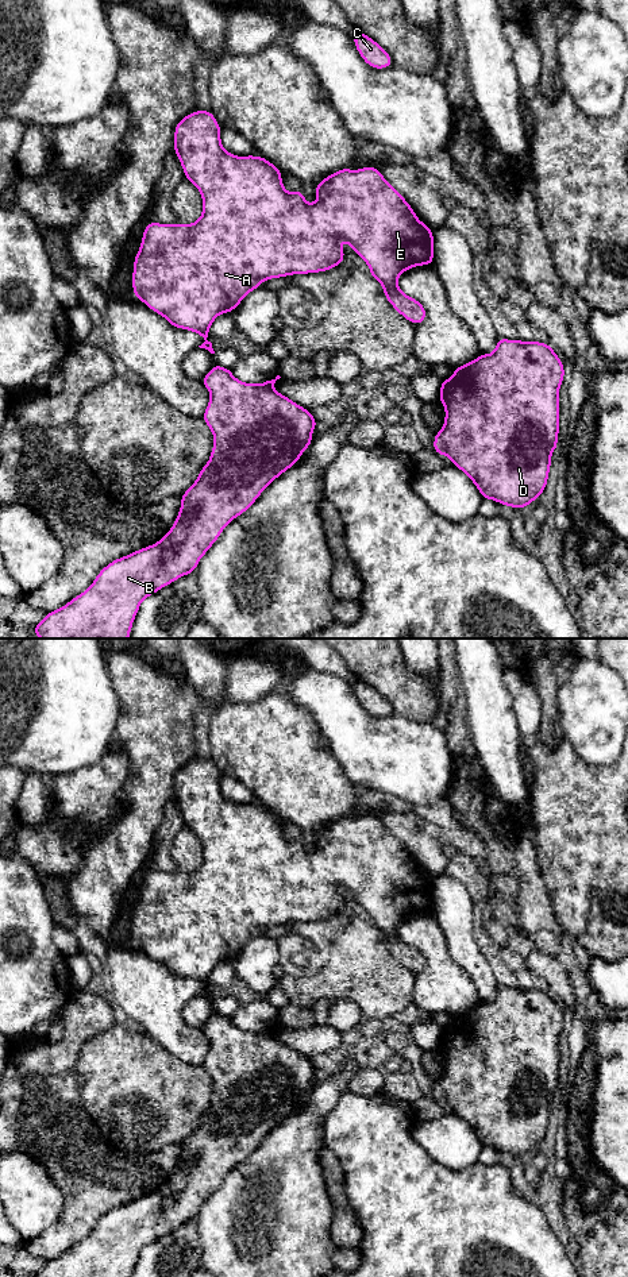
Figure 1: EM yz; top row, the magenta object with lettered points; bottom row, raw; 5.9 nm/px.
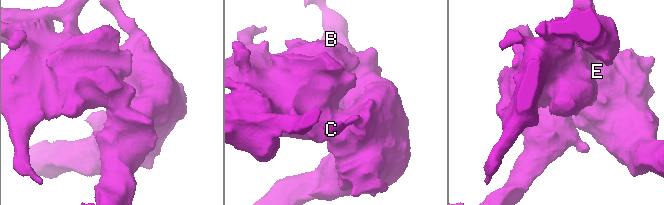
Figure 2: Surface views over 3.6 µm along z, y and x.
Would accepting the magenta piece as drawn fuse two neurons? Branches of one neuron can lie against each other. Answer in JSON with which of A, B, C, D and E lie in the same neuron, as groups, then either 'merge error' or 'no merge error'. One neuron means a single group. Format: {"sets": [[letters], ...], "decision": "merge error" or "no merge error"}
{"sets": [["A", "B", "C", "D", "E"]], "decision": "no merge error"}

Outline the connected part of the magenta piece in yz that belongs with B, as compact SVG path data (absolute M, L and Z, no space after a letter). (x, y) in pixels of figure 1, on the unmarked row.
M220 1012L207 1021L201 1030L211 1046L201 1065L213 1081L213 1096L194 1131L181 1143L181 1156L170 1178L158 1191L112 1208L84 1241L46 1261L34 1277L132 1277L145 1246L196 1219L223 1177L243 1162L276 1126L294 1114L313 1089L317 1068L308 1057L274 1038L280 1026L244 1031Z

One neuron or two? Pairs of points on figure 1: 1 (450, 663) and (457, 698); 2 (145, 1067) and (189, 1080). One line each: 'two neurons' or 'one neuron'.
1: one neuron
2: one neuron

